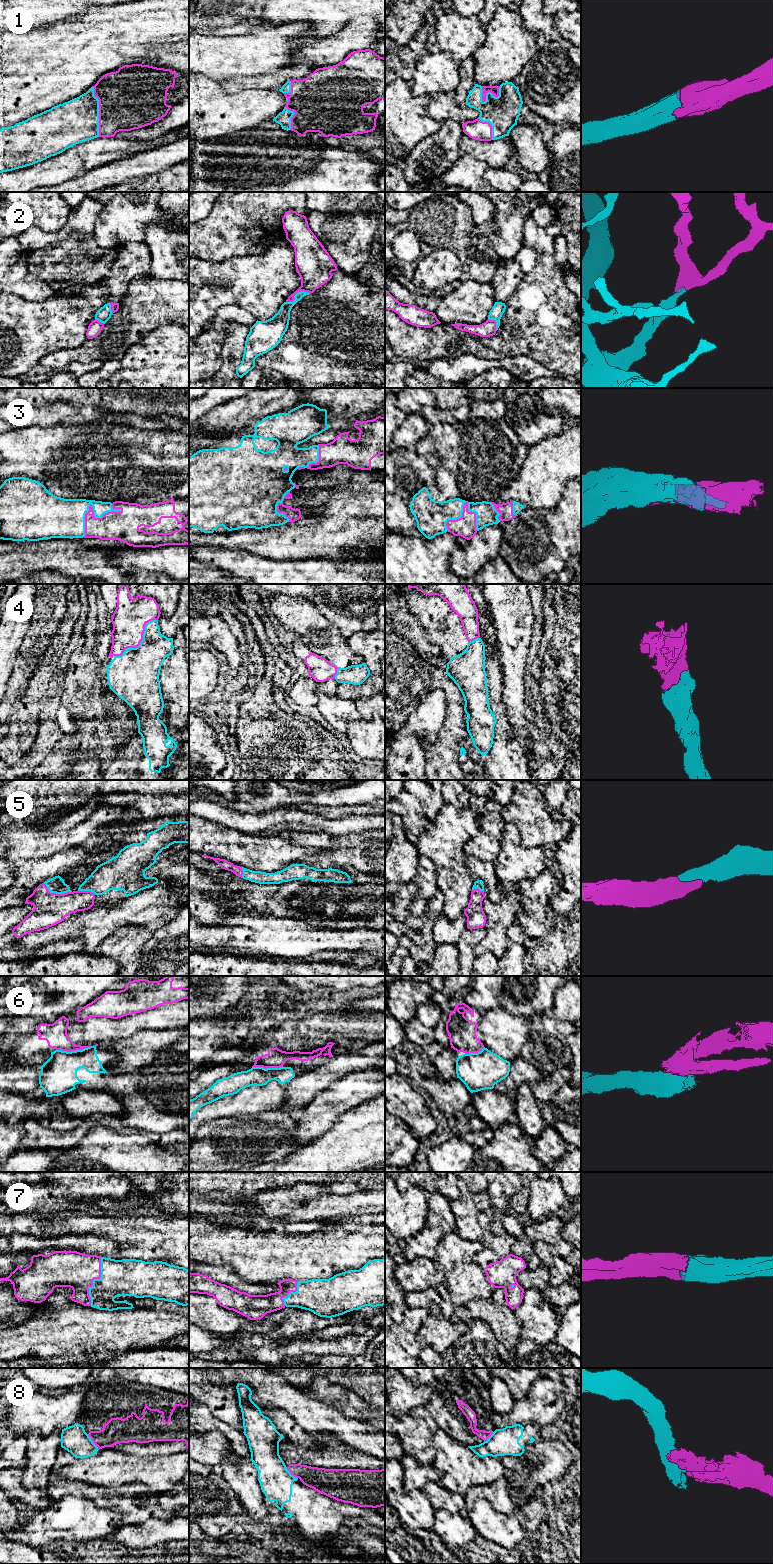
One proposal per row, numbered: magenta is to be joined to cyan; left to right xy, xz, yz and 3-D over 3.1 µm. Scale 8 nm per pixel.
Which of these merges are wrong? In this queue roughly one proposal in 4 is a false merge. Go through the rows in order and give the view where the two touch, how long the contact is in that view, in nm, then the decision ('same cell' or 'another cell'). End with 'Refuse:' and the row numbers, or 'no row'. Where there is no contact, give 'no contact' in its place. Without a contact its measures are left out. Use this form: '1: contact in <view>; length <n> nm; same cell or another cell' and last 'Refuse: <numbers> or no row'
1: contact in xy; length 420 nm; same cell
2: contact in xz; length 220 nm; same cell
3: contact in xy; length 380 nm; same cell
4: contact in xy; length 460 nm; same cell
5: contact in xy; length 240 nm; same cell
6: contact in xy; length 280 nm; another cell
7: contact in xy; length 400 nm; same cell
8: contact in xy; length 160 nm; another cell
Refuse: 6, 8

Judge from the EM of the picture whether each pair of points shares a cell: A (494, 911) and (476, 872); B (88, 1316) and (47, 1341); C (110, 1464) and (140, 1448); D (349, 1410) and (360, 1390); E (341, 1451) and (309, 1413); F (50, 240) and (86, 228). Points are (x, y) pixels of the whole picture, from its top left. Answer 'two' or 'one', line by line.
A: two
B: one
C: two
D: one
E: two
F: one

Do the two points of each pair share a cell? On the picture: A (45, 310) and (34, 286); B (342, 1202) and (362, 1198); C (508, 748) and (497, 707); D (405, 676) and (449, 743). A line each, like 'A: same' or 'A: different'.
A: different
B: same
C: same
D: same

